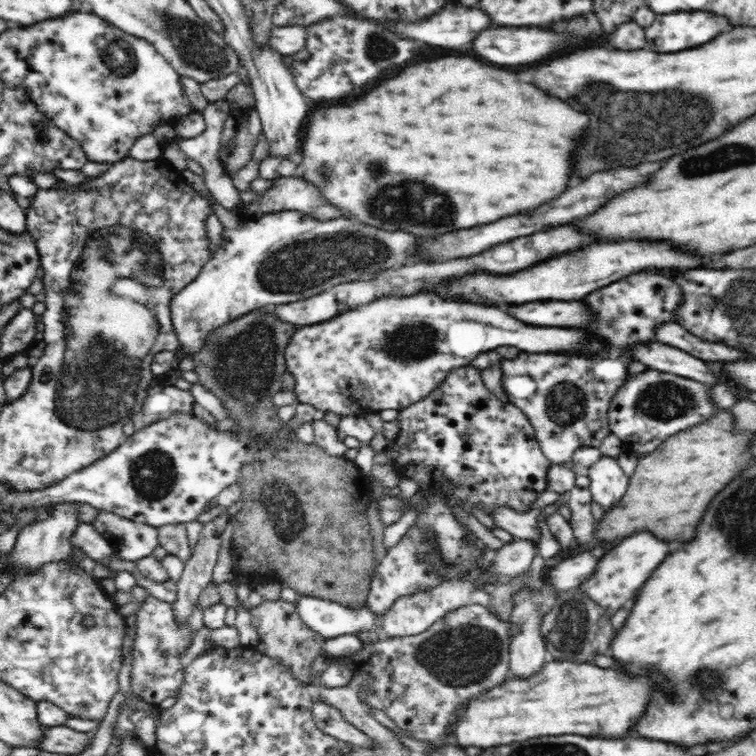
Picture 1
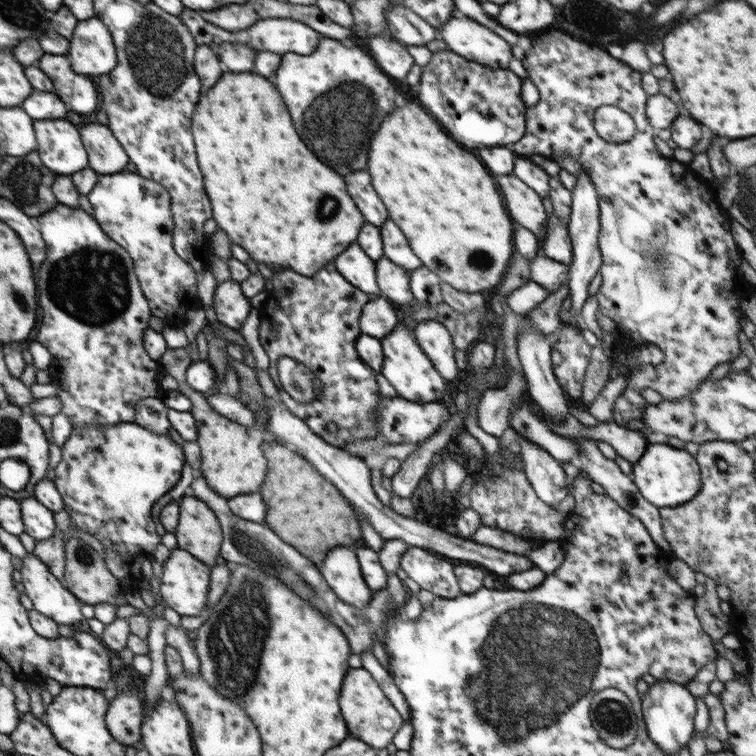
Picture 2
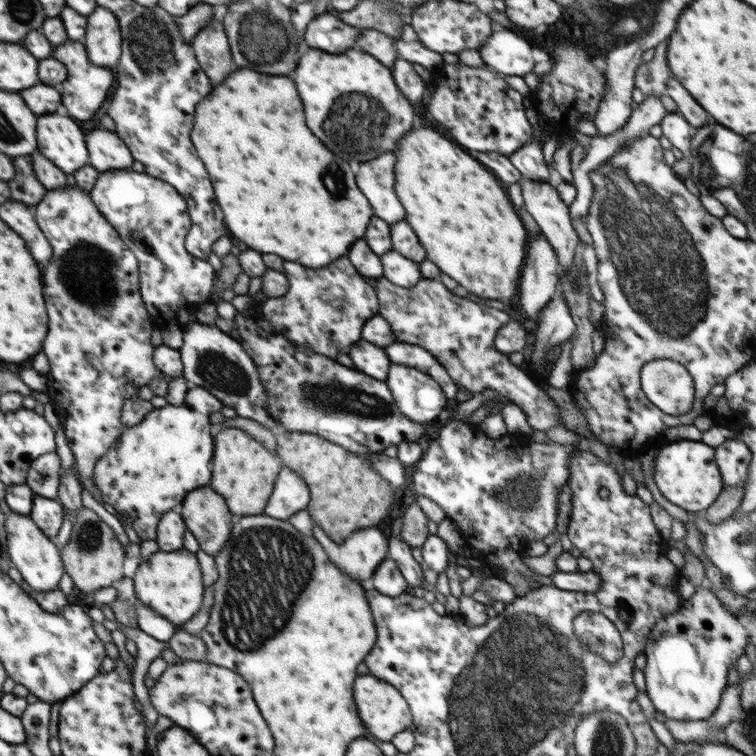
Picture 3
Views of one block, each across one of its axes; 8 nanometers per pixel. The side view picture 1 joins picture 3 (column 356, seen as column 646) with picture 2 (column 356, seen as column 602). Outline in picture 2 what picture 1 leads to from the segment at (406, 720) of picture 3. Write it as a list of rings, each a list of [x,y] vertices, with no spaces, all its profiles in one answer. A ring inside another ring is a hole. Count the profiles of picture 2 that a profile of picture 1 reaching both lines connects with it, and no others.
[[[363,666],[348,670],[344,678],[342,694],[340,694],[340,708],[342,708],[350,734],[372,748],[386,748],[405,722],[392,703],[388,701],[370,672],[366,671]]]

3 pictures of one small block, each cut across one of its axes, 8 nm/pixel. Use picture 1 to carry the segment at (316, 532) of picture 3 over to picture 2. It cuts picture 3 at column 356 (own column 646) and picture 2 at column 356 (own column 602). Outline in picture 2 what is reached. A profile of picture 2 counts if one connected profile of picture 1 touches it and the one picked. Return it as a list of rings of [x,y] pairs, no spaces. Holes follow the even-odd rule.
[[[335,546],[319,564],[319,570],[338,599],[356,608],[369,605],[372,591],[362,578],[353,547]]]

